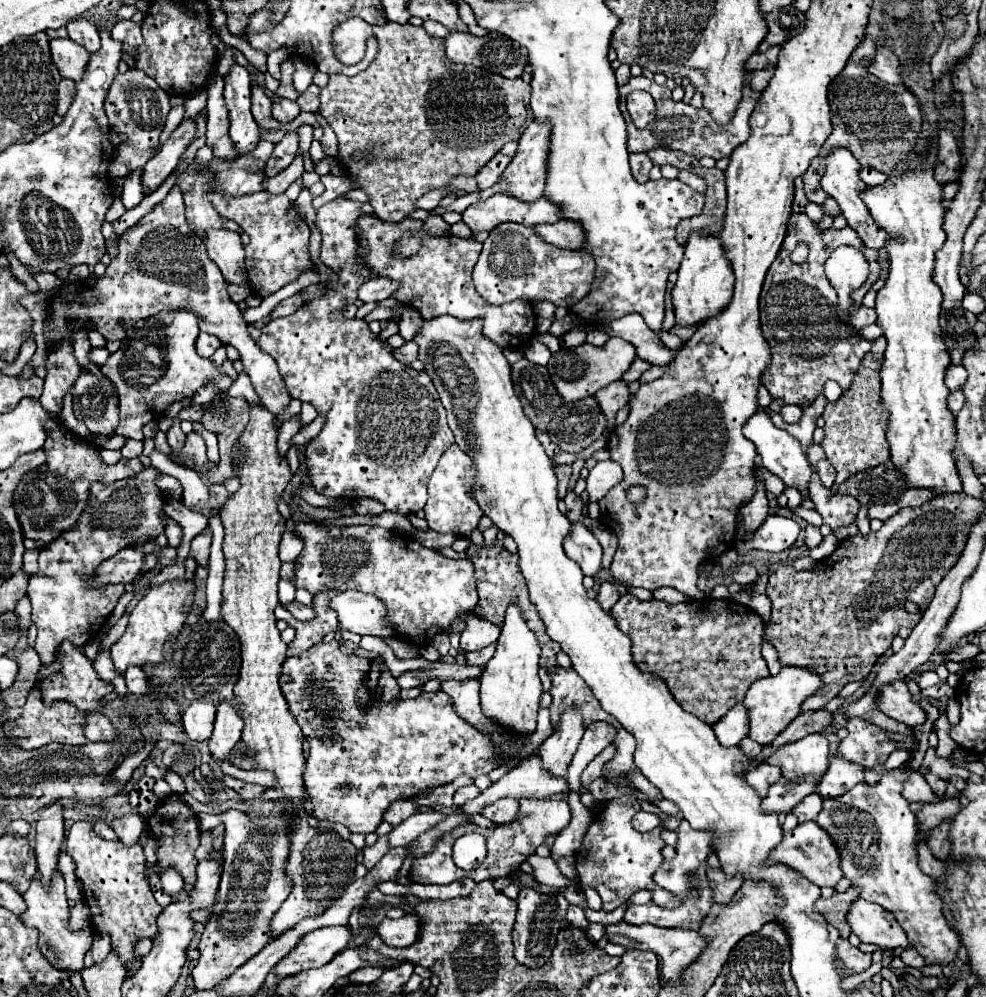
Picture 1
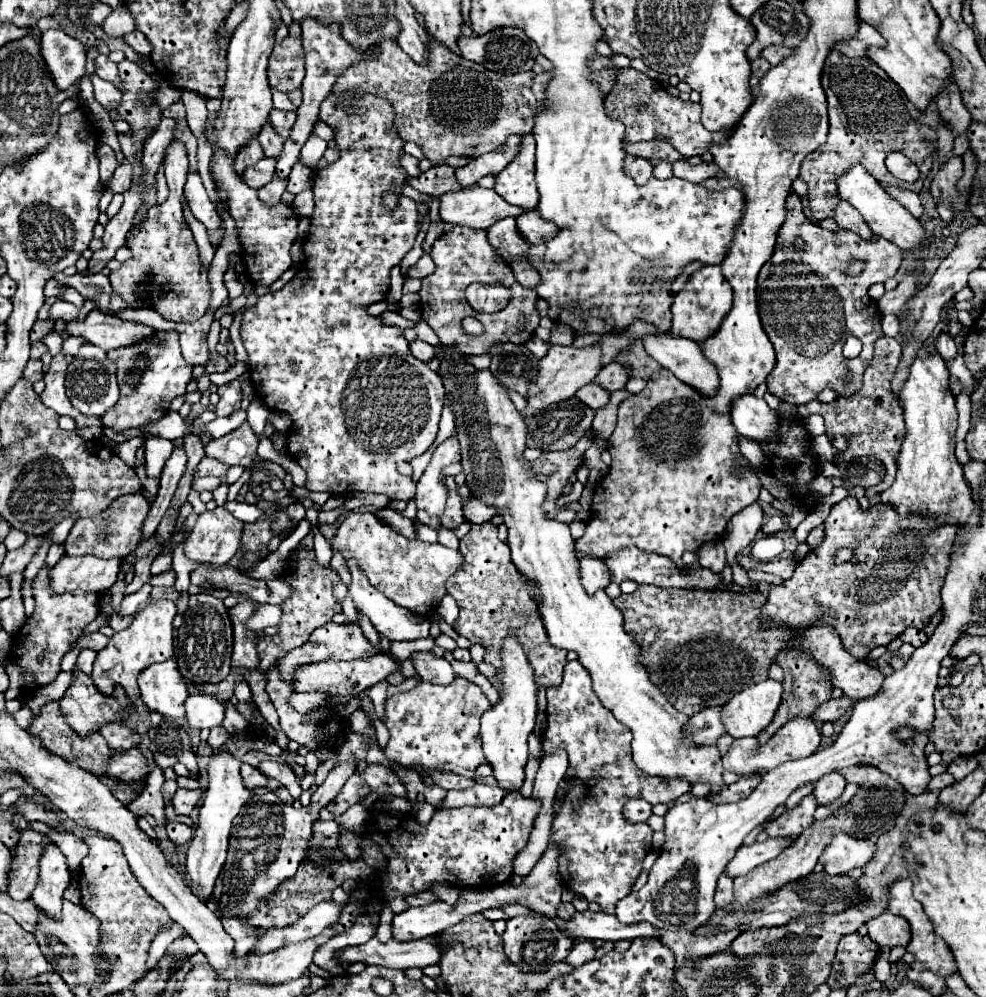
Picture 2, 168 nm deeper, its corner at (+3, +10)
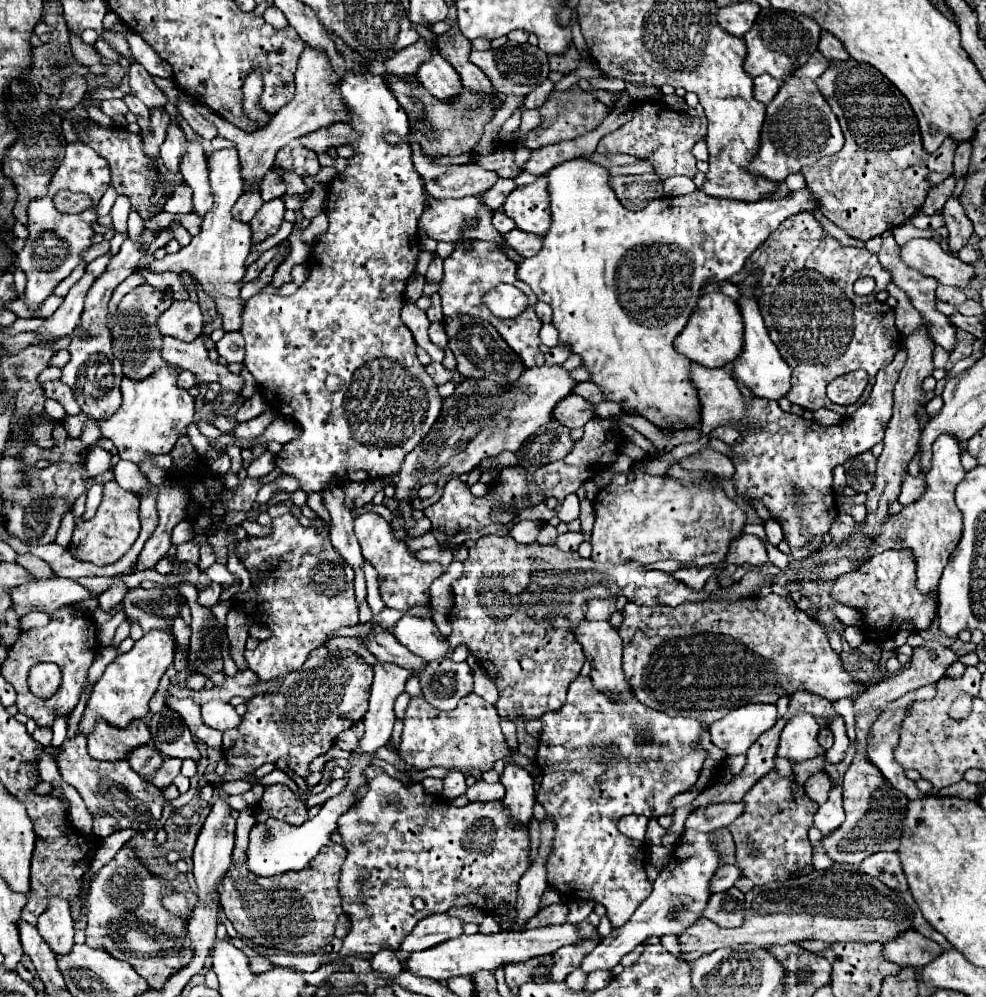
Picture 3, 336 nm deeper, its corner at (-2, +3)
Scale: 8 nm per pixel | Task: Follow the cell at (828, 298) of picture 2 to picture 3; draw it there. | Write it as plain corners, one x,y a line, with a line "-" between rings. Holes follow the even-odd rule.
800,212
784,220
776,232
770,234
768,242
748,258
744,270
734,274
730,282
738,286
750,276
750,272
758,274
758,290
768,292
758,294
756,302
772,342
792,368
792,390
786,398
812,412
818,408
830,408
844,418
854,414
868,400
878,370
888,366
902,346
894,314
886,314
888,306
876,300
876,294
886,290
892,282
888,270
884,270
878,258
866,248
840,246
836,238
824,234
820,222
812,214
-
806,270
820,272
820,276
826,278
824,282
834,286
794,286
796,274
800,276
800,272
-
862,276
872,276
876,280
876,290
868,296
856,296
852,290
854,282
-
858,368
866,370
870,376
860,400
852,406
832,404
826,398
826,386
834,378

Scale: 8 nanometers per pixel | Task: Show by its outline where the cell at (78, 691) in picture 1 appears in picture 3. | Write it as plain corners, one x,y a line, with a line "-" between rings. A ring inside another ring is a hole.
142,720
132,722
126,730
116,730
104,722
98,722
94,732
88,736
88,752
94,760
126,760
128,754
150,742
150,730

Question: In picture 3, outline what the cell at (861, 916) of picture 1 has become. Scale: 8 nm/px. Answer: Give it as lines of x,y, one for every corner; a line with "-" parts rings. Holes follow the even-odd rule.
916,930
904,932
904,934
900,934
900,938
884,944
884,956
902,968
904,966
922,968
928,962
932,962
932,958
936,958
940,954
940,950
942,948
934,940
924,938

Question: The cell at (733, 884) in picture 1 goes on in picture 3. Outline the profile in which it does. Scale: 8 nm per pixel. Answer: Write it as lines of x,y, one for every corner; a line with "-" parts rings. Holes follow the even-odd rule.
738,888
714,894
708,900
708,906
702,916
718,924
720,928
738,928
744,916
744,894

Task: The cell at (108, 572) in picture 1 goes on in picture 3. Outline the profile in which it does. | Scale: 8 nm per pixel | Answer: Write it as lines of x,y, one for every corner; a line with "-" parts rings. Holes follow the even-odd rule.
48,578
38,582
28,582
8,590
12,598
12,610
18,616
26,616
34,610
40,612
56,612
62,606
82,602
90,598
90,592
68,578

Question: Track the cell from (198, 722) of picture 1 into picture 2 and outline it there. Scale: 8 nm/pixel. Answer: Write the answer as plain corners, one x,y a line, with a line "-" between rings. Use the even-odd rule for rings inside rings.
193,693
185,701
185,719
187,725
193,729
211,729
223,723
225,707
207,693

